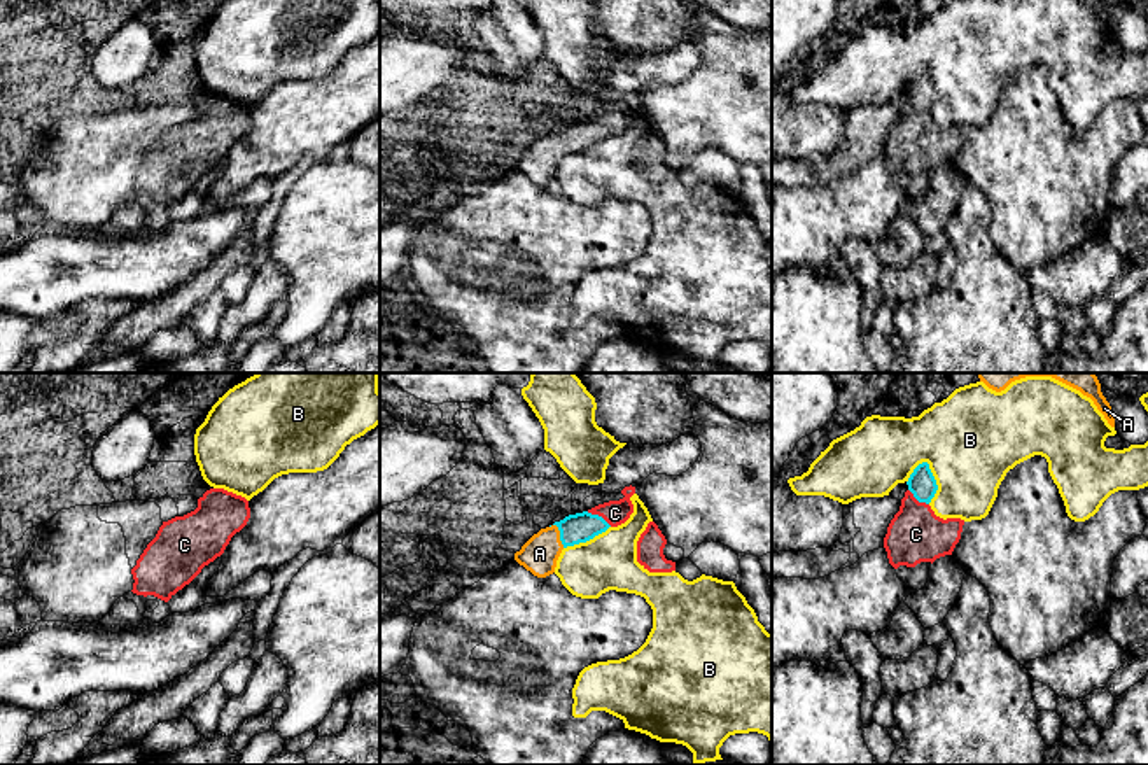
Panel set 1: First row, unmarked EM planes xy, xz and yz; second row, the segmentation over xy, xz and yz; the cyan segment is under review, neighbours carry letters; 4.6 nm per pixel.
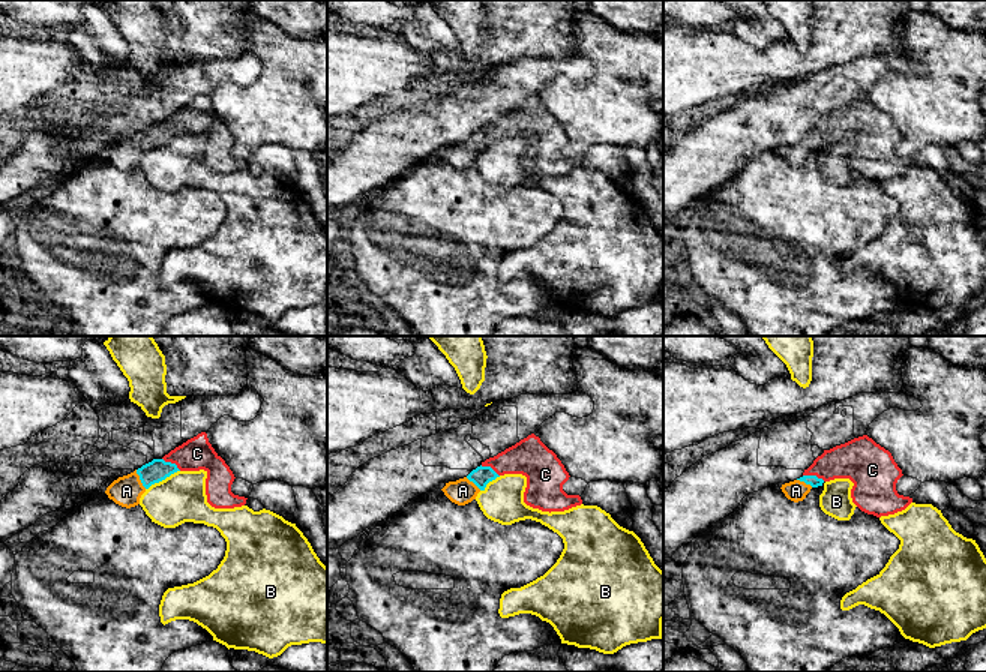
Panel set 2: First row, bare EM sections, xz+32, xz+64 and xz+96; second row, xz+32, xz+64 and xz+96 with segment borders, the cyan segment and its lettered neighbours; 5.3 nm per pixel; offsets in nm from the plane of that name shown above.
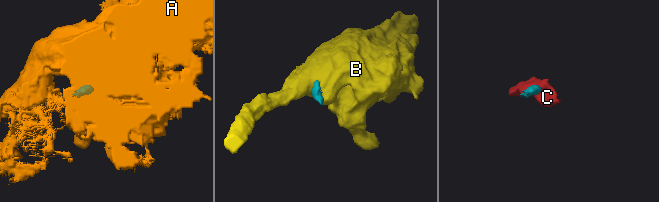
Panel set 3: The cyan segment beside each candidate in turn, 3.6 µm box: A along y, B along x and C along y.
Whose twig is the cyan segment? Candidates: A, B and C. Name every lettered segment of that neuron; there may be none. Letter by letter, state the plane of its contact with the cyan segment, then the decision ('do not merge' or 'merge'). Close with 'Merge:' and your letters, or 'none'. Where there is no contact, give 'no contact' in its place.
A: xz | do not merge
B: yz | do not merge
C: xz | merge
Merge: C

